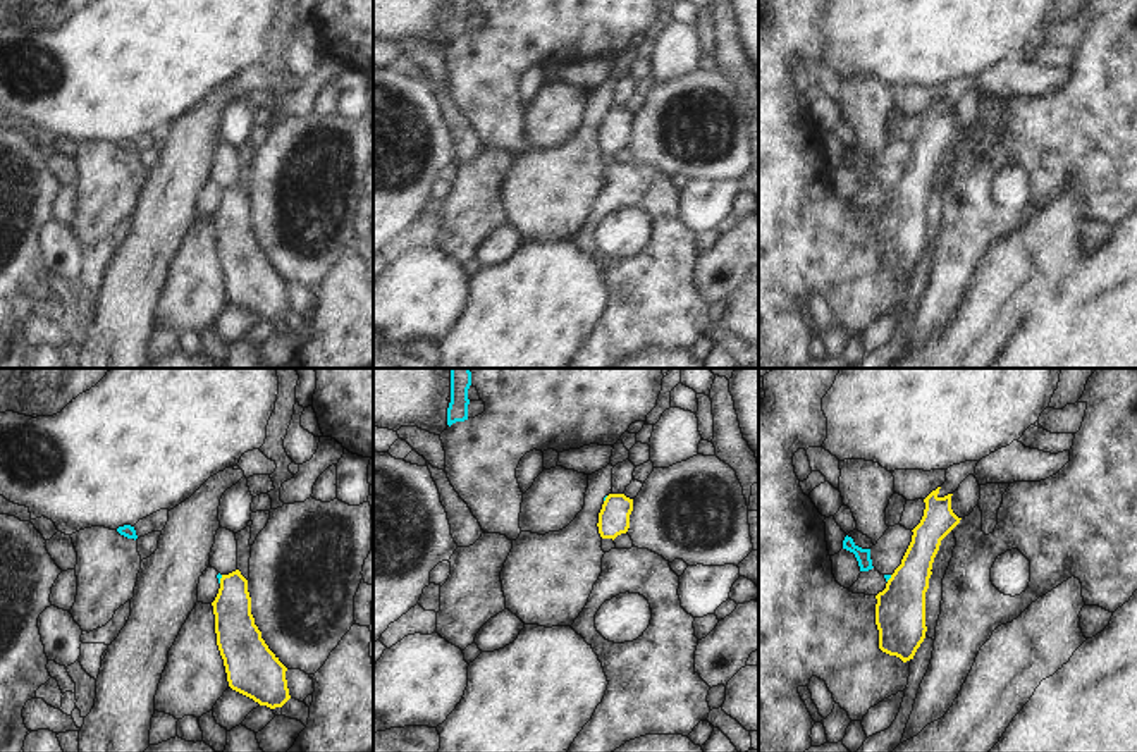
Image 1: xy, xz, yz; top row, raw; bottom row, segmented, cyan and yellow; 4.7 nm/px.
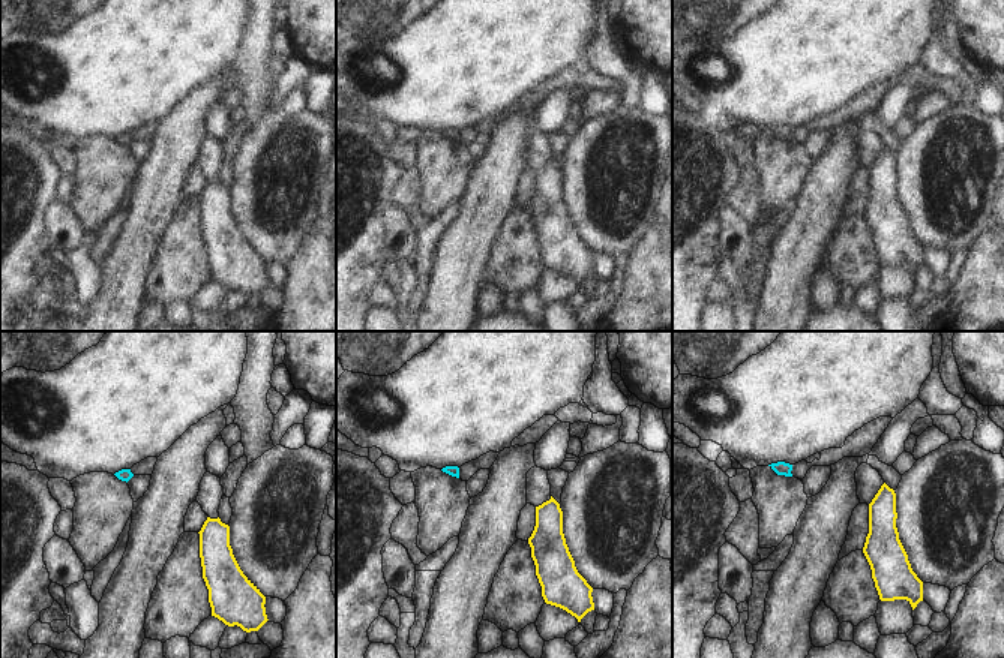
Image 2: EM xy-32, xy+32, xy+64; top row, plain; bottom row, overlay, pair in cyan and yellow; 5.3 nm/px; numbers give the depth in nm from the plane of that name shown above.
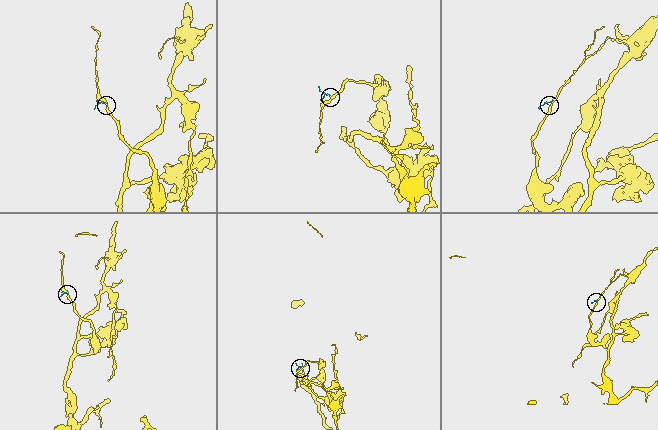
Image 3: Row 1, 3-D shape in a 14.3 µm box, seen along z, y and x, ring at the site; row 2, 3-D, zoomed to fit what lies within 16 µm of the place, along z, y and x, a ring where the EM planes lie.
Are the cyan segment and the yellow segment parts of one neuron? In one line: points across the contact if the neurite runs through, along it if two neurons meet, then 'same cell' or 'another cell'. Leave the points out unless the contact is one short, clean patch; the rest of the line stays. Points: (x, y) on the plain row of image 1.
along xy (222, 190), (219, 197) | another cell

